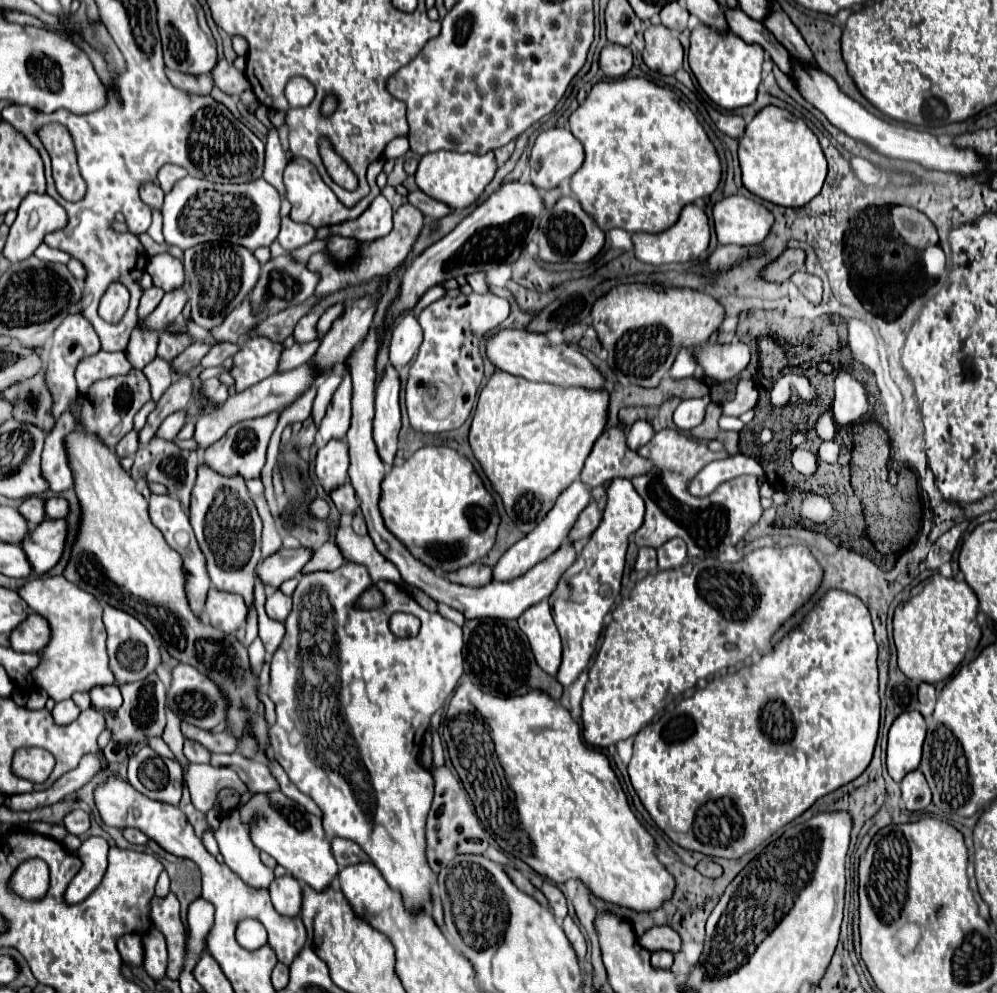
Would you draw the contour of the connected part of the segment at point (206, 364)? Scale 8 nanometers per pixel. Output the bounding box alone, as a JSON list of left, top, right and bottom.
[202,342,240,368]

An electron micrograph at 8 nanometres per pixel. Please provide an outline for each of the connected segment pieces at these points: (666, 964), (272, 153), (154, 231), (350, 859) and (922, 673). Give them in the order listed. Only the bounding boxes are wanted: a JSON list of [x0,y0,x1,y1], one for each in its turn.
[[652,950,674,968],[256,105,288,194],[148,210,164,244],[332,838,368,868],[894,572,980,684]]

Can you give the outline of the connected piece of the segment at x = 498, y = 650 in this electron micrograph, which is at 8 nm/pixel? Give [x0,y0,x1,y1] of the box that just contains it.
[464,618,562,700]

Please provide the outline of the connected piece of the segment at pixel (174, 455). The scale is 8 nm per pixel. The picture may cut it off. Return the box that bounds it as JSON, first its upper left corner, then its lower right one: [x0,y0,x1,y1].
[130,438,200,506]

